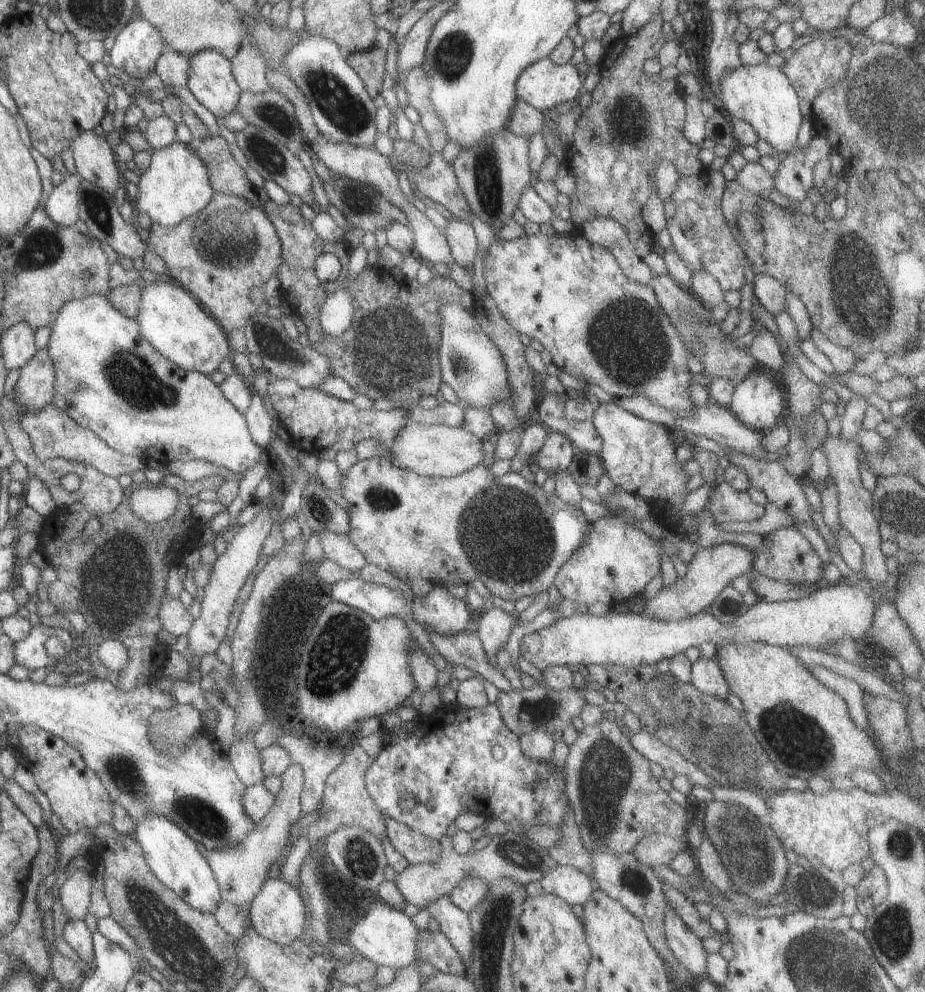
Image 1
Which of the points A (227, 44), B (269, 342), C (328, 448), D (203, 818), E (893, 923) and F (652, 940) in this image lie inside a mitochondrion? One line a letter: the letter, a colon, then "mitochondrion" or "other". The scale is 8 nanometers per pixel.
A: other
B: mitochondrion
C: other
D: mitochondrion
E: mitochondrion
F: other

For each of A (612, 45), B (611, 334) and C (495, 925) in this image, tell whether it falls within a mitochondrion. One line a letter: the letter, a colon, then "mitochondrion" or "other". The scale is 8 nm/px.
A: other
B: mitochondrion
C: mitochondrion

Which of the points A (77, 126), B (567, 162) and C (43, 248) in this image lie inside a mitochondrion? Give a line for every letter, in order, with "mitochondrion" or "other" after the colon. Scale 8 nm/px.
A: other
B: other
C: mitochondrion

